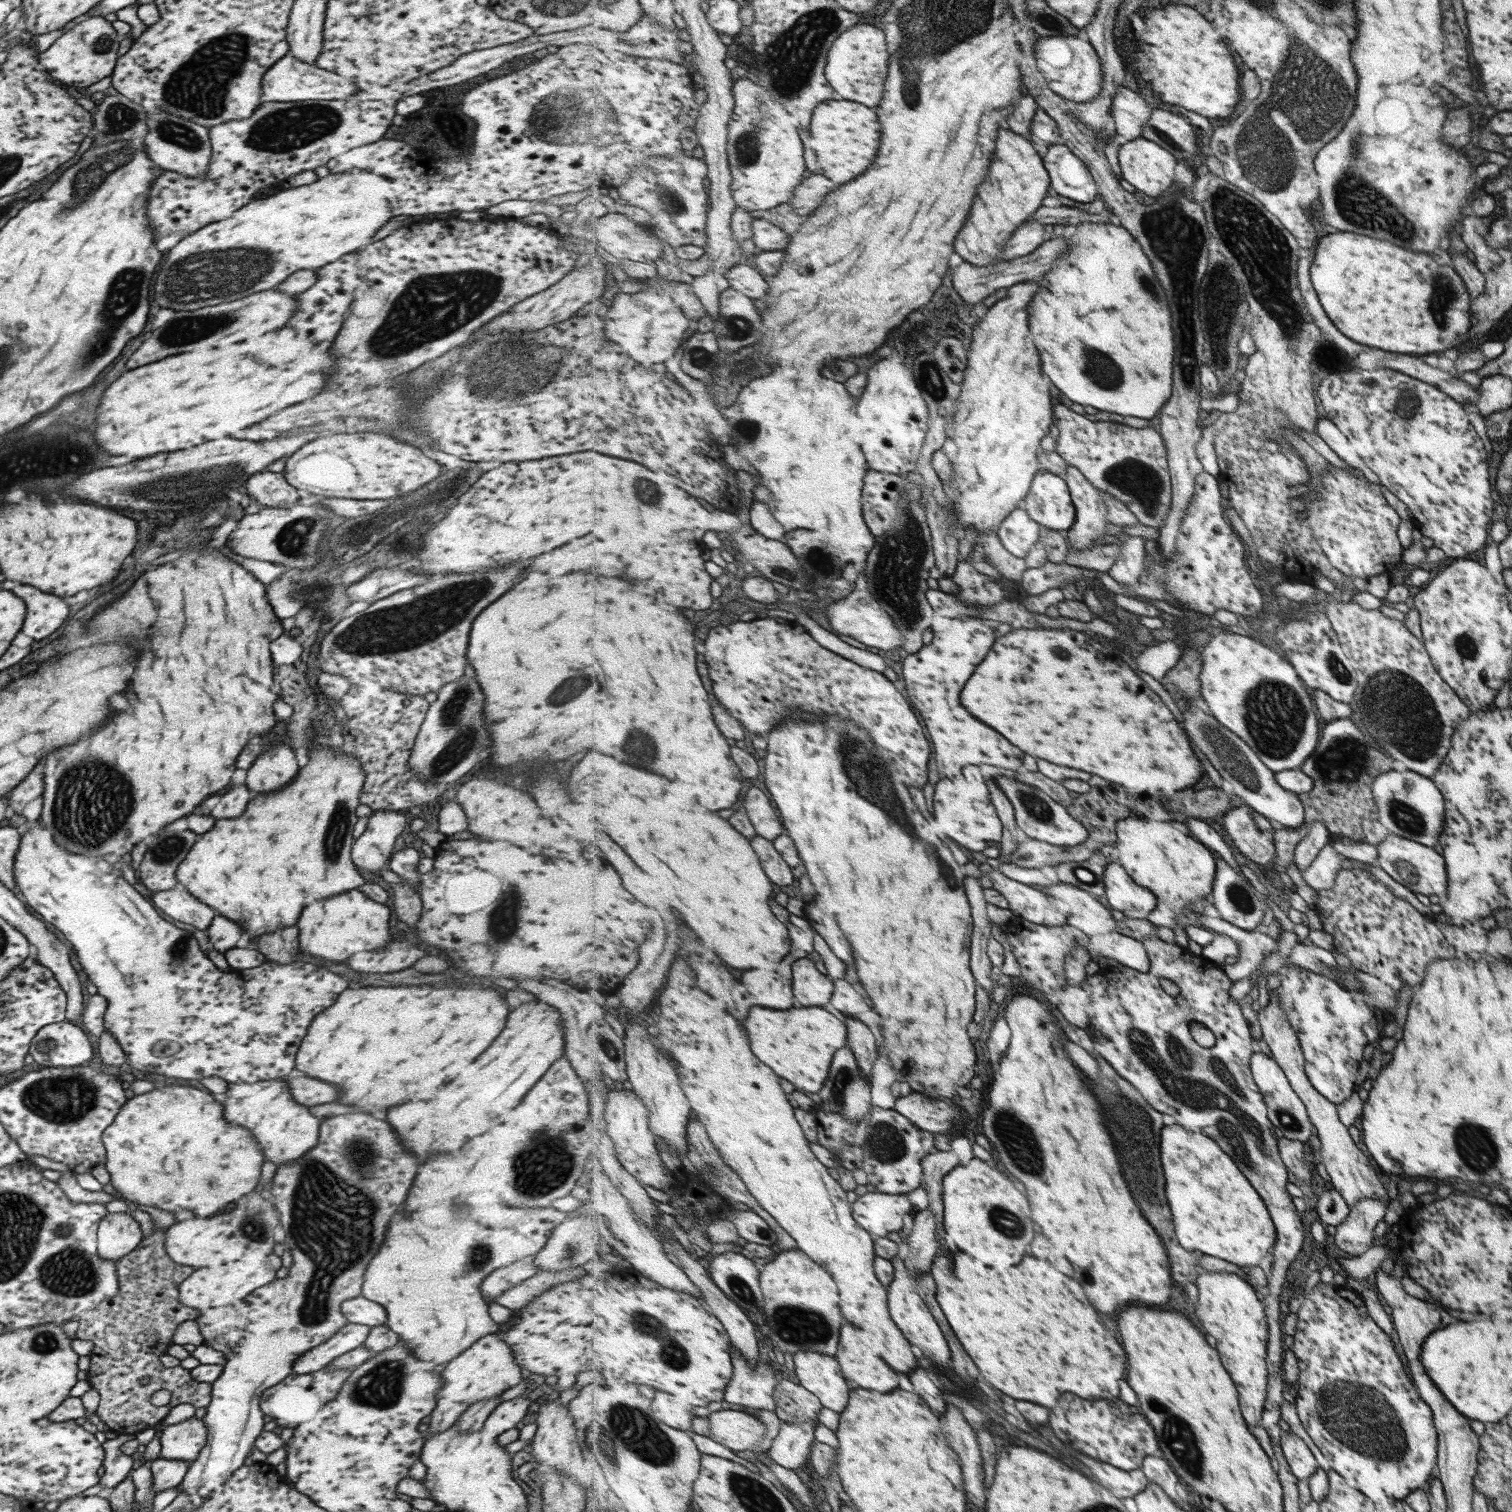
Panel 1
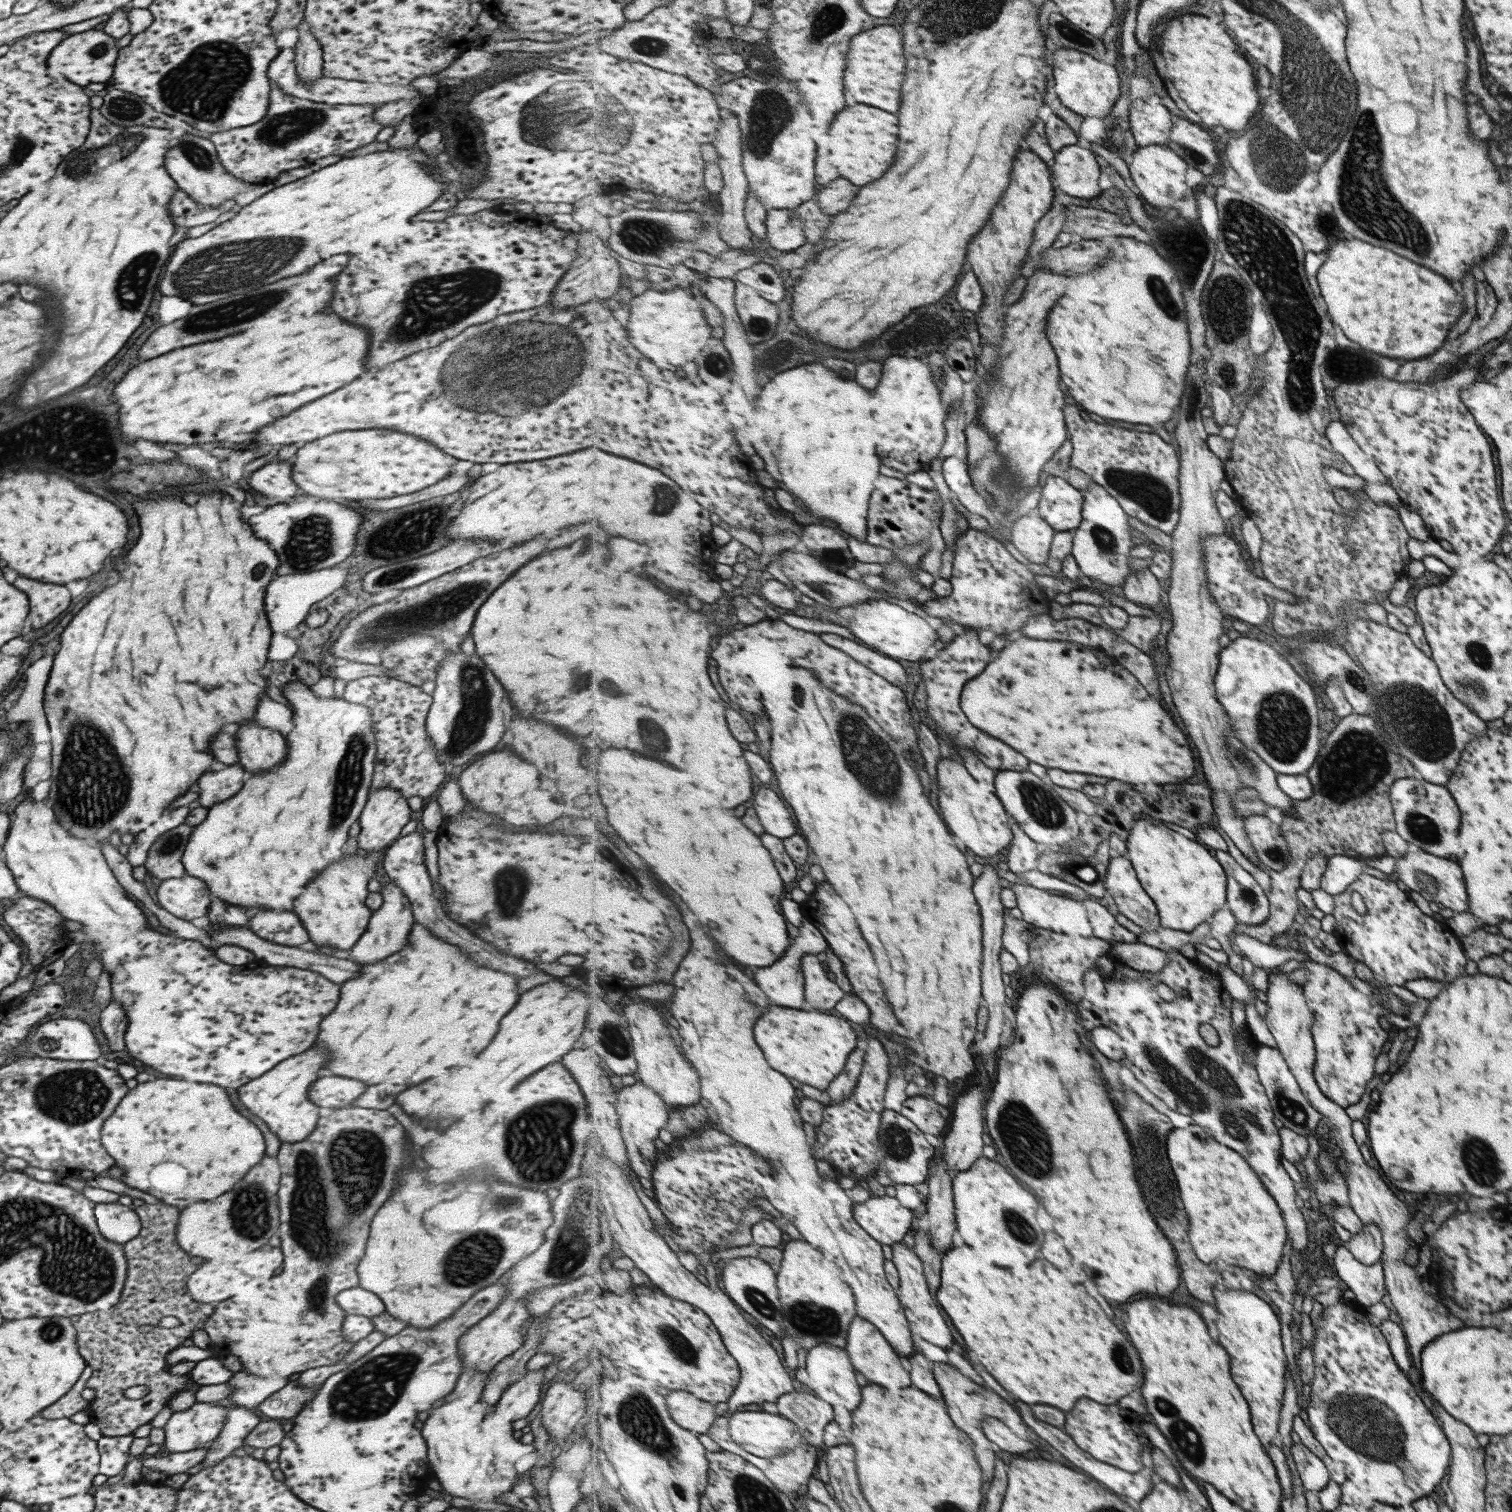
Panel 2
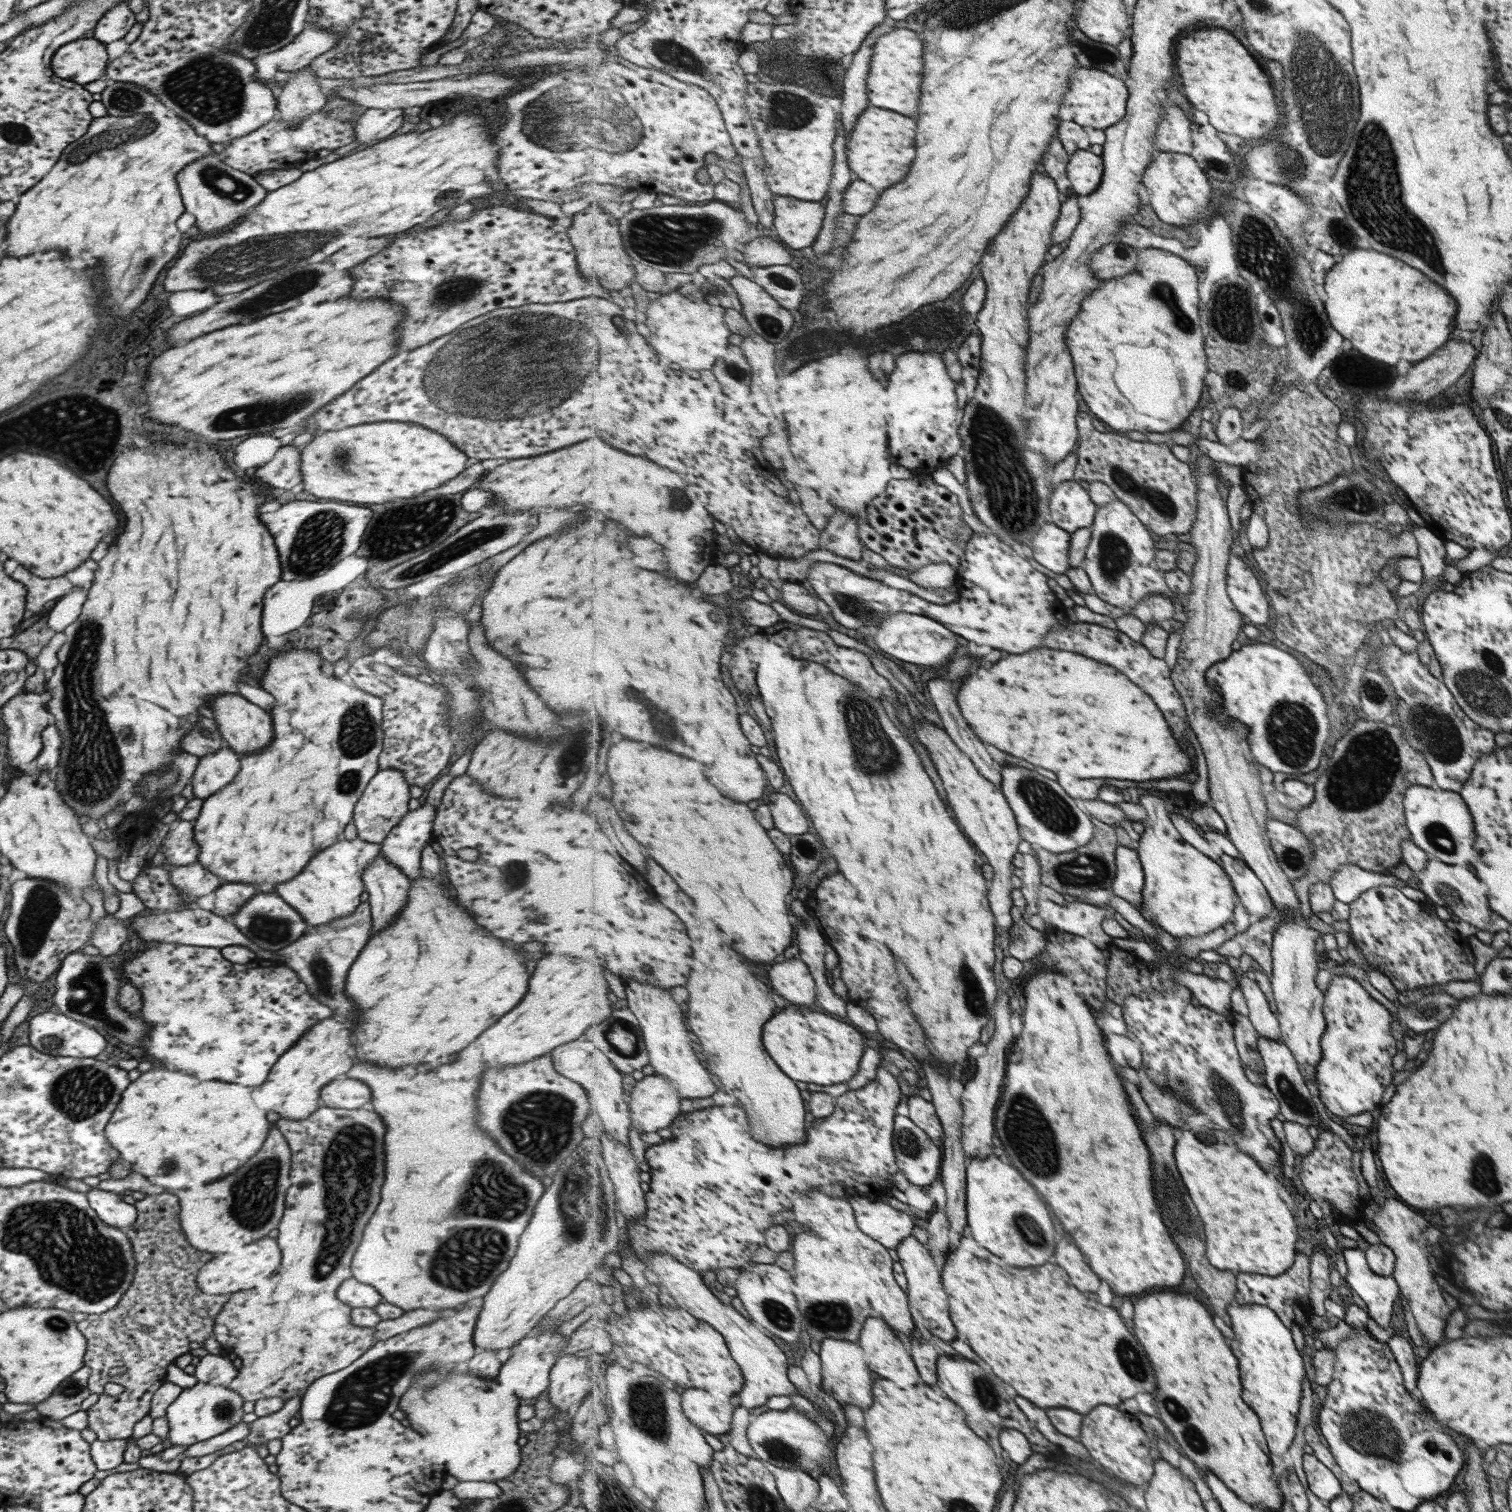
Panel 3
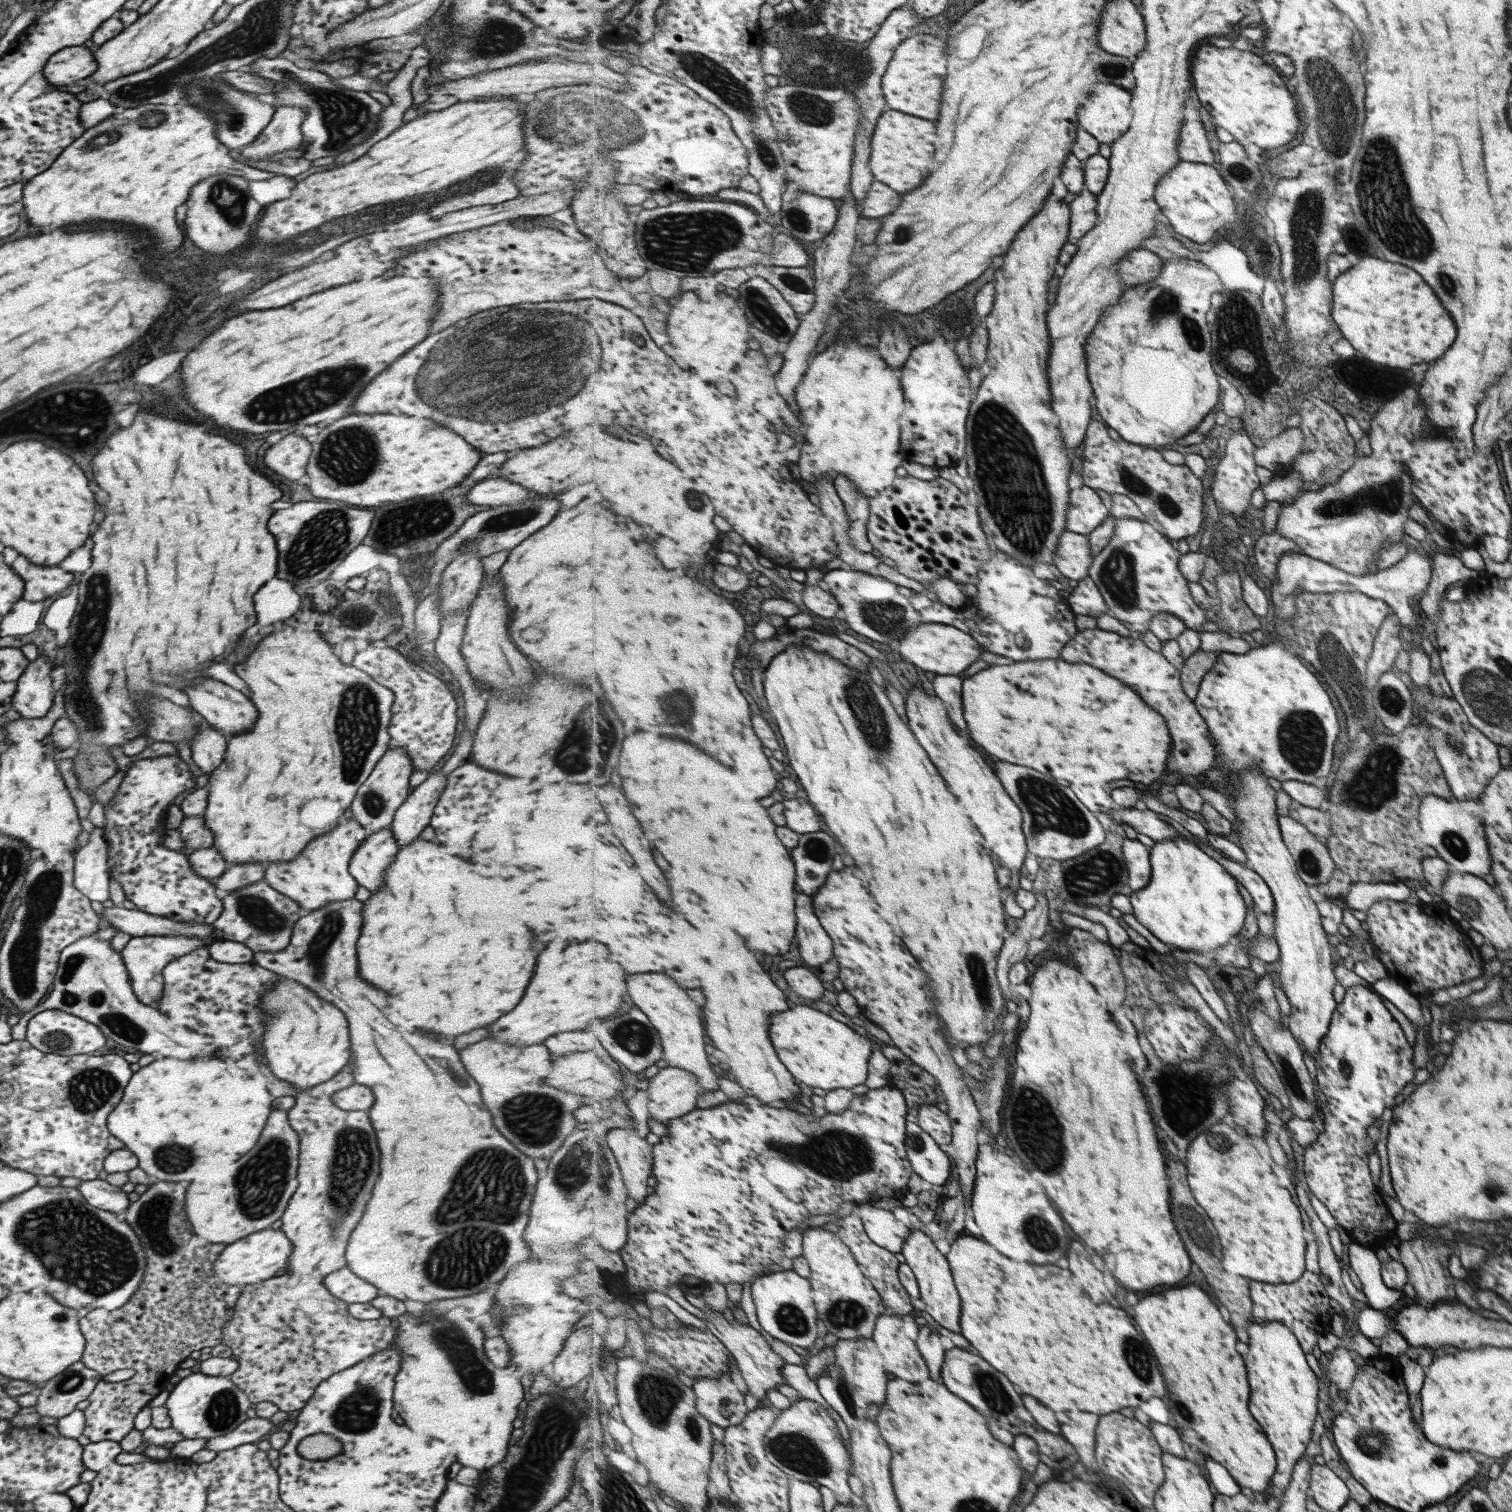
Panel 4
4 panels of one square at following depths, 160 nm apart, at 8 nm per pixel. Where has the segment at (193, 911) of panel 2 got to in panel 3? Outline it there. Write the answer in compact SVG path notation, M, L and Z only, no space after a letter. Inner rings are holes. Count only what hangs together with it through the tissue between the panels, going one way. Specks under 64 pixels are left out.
M195 861L187 866L174 868L170 872L169 880L183 896L187 896L182 898L183 908L193 908L191 904L195 906L198 897L205 896L222 883L217 875Z

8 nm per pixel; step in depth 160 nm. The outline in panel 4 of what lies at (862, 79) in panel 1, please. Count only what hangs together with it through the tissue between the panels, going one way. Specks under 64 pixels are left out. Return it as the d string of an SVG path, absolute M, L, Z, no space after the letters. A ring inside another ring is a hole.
M916 33L897 47L882 80L885 98L893 110L901 110L925 120L939 120L948 72L947 62L951 62L947 48L947 42L941 37Z

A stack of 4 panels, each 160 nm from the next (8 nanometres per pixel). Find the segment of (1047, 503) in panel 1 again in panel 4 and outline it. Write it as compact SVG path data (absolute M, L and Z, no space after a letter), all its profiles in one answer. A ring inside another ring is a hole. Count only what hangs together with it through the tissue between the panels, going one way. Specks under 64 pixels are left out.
M1085 484L1074 487L1070 497L1067 531L1089 535L1099 529L1111 515L1103 498L1093 487Z

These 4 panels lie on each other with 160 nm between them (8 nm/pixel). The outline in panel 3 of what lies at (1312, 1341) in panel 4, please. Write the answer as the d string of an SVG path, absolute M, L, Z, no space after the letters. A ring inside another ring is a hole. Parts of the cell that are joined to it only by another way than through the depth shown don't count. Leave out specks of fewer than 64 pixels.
M1297 1254L1296 1261L1293 1262L1289 1269L1281 1274L1280 1277L1269 1277L1266 1275L1239 1273L1238 1291L1236 1299L1240 1304L1257 1303L1261 1306L1269 1307L1269 1310L1276 1311L1280 1317L1280 1321L1285 1323L1290 1329L1294 1328L1293 1320L1293 1306L1294 1304L1306 1312L1311 1312L1308 1306L1308 1292L1309 1292L1309 1263L1310 1257L1305 1254Z

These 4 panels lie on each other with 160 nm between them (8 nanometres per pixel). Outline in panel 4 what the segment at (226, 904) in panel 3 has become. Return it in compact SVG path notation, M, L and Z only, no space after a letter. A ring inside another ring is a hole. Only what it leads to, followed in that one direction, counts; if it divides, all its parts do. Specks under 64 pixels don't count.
M233 864L227 867L219 877L213 880L215 884L215 894L222 898L232 890L239 888L241 885L251 884L261 880L264 875L265 865L261 864Z

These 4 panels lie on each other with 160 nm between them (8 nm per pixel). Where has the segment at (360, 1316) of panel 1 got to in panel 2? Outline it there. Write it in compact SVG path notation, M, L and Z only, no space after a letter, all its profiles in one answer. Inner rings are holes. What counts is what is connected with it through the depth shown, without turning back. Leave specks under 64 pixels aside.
M359 1286L342 1290L335 1297L337 1306L347 1315L363 1315L367 1318L384 1311L384 1304L368 1290Z

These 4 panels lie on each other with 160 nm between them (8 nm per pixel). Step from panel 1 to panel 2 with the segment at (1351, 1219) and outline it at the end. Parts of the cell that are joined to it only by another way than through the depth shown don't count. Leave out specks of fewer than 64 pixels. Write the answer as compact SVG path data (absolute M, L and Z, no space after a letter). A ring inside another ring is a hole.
M1362 1225L1362 1227L1351 1234L1345 1248L1355 1257L1357 1262L1365 1266L1371 1266L1381 1256L1380 1230L1375 1225Z

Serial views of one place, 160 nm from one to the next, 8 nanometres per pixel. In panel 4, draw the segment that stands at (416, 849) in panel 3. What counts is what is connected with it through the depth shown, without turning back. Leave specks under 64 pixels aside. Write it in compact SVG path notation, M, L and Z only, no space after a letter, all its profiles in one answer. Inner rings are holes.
M429 771L425 780L397 807L390 829L398 848L419 837L421 830L430 823L433 807L445 784L446 776L441 771Z

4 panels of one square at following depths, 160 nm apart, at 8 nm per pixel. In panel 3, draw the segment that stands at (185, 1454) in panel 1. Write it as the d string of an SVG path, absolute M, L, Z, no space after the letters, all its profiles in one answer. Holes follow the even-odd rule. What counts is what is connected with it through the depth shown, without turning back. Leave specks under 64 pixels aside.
M191 1381L165 1409L165 1420L168 1422L167 1440L172 1445L189 1446L194 1442L217 1436L241 1422L243 1399L227 1387L209 1383Z

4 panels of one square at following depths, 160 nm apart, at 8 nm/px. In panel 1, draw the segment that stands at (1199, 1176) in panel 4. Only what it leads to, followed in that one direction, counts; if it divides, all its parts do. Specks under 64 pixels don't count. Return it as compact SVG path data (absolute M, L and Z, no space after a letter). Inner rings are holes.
M1177 1123L1165 1126L1164 1130L1163 1166L1179 1242L1191 1252L1201 1250L1200 1254L1240 1267L1259 1266L1276 1238L1273 1222L1265 1204L1253 1190L1253 1184L1210 1136L1190 1131Z

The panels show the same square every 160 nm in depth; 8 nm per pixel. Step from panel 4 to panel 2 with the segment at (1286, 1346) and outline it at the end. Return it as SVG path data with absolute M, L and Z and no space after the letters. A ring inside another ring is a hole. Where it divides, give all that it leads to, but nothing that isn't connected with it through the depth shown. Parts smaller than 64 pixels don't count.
M1227 1287L1225 1291L1215 1289L1214 1293L1214 1308L1219 1308L1221 1312L1217 1320L1221 1330L1219 1342L1225 1348L1231 1348L1229 1354L1233 1354L1233 1378L1237 1378L1237 1384L1253 1406L1253 1430L1257 1430L1257 1438L1269 1446L1277 1438L1284 1391L1285 1354L1281 1350L1279 1320L1269 1304L1252 1291Z

